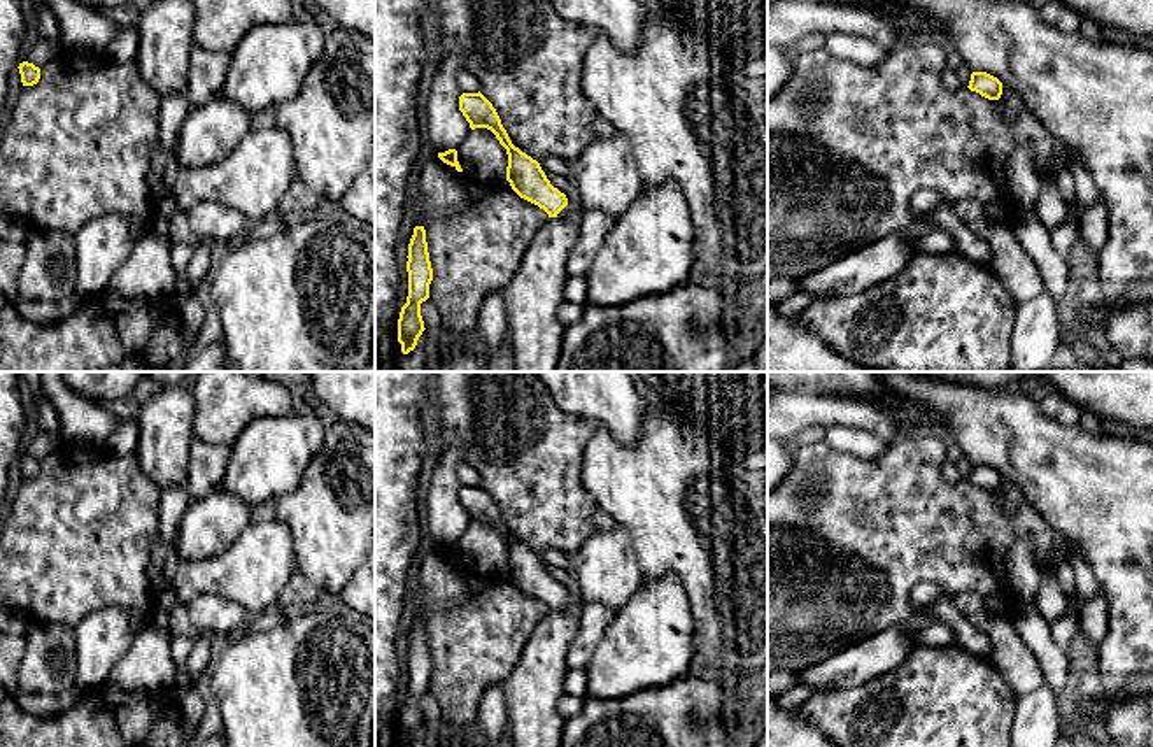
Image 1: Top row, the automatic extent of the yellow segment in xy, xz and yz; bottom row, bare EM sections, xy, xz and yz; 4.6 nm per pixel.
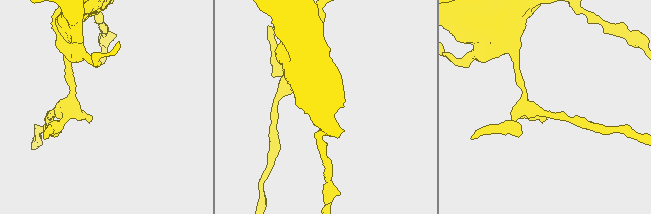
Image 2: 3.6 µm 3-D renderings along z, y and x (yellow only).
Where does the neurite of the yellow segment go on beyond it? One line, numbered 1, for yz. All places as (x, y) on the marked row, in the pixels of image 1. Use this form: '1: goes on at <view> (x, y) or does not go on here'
1: does not go on here

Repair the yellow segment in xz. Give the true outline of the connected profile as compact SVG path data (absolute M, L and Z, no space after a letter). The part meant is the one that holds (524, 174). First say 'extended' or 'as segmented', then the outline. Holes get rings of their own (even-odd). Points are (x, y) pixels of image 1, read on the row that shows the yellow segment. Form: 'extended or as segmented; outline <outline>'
extended; outline M480 91L463 93L459 96L459 110L471 130L491 130L506 149L506 181L520 198L543 209L548 217L566 219L571 214L580 217L582 209L576 203L569 203L566 195L550 184L540 163L512 144L496 109Z

